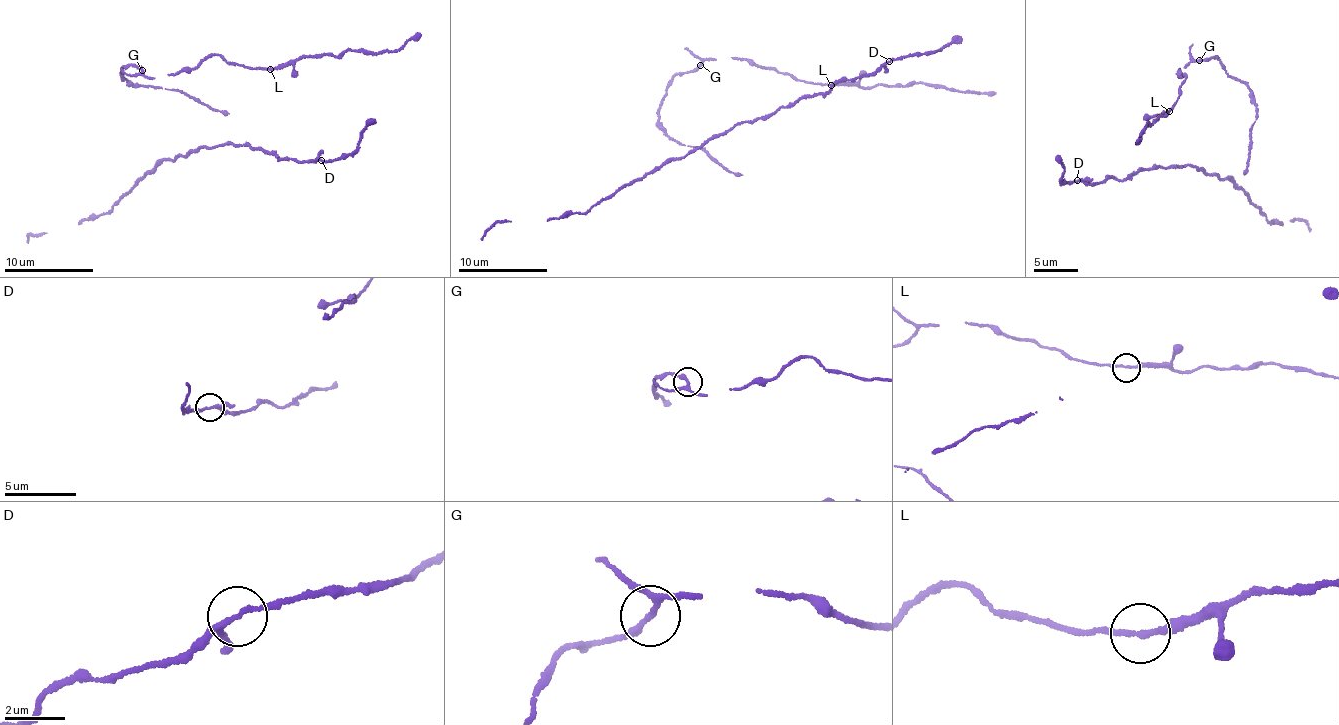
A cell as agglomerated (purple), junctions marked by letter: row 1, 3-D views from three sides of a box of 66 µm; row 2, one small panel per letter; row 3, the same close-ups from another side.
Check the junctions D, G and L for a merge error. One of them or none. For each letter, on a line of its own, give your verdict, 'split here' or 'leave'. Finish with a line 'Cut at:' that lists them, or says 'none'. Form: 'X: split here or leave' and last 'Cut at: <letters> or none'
D: leave
G: leave
L: leave
Cut at: none

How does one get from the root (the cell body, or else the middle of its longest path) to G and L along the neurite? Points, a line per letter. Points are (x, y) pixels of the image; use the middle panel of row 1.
G: (665, 133), (659, 112), (670, 81), (676, 75), (691, 72), (700, 65)
L: (665, 133), (659, 112), (670, 81), (707, 58), (738, 58), (795, 79), (831, 85)

